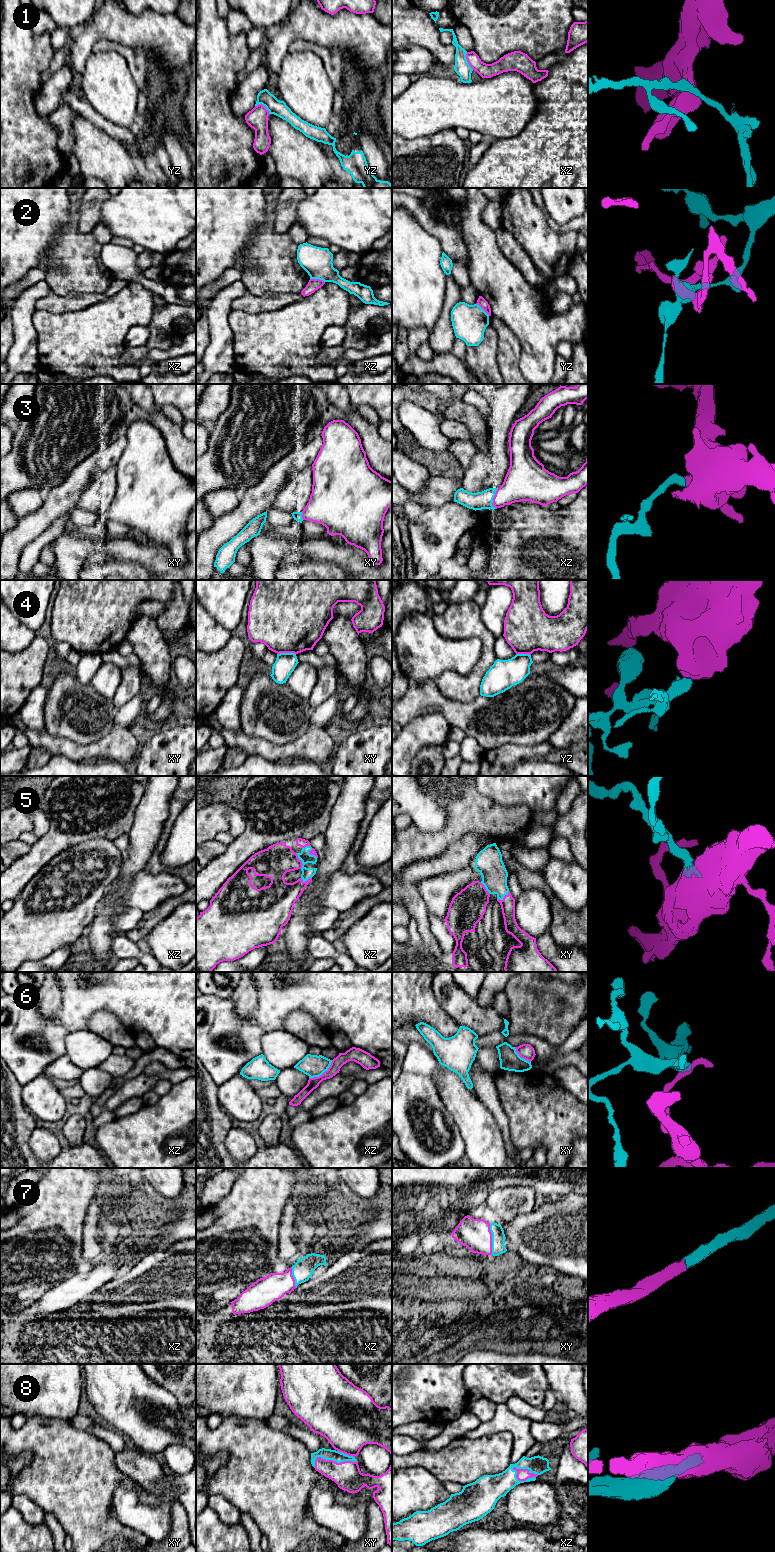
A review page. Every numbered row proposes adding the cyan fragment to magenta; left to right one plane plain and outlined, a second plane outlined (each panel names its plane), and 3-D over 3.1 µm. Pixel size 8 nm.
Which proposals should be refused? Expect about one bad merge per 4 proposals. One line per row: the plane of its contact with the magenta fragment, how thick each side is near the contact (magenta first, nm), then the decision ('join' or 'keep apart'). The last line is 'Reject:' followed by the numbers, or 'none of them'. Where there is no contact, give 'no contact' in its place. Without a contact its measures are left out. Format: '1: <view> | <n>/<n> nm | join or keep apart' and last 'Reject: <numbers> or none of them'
1: xz | 110/120 nm | keep apart
2: xz | 100/240 nm | keep apart
3: xz | 280/140 nm | join
4: xy | 500/170 nm | keep apart
5: xz | 260/90 nm | join
6: xz | 90/180 nm | keep apart
7: xy | 240/110 nm | join
8: xz | 100/180 nm | join
Reject: 1, 2, 4, 6

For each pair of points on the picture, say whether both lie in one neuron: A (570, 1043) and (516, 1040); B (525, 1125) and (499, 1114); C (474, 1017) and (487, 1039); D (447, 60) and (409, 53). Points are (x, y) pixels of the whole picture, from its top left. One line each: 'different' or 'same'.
A: same
B: different
C: different
D: different

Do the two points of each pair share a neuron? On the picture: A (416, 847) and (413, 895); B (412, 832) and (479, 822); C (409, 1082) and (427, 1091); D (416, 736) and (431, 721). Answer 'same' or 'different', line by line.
A: different
B: same
C: same
D: same

